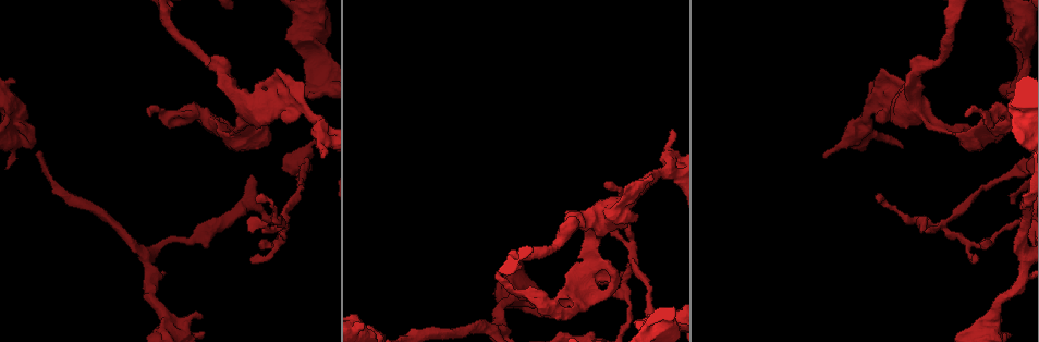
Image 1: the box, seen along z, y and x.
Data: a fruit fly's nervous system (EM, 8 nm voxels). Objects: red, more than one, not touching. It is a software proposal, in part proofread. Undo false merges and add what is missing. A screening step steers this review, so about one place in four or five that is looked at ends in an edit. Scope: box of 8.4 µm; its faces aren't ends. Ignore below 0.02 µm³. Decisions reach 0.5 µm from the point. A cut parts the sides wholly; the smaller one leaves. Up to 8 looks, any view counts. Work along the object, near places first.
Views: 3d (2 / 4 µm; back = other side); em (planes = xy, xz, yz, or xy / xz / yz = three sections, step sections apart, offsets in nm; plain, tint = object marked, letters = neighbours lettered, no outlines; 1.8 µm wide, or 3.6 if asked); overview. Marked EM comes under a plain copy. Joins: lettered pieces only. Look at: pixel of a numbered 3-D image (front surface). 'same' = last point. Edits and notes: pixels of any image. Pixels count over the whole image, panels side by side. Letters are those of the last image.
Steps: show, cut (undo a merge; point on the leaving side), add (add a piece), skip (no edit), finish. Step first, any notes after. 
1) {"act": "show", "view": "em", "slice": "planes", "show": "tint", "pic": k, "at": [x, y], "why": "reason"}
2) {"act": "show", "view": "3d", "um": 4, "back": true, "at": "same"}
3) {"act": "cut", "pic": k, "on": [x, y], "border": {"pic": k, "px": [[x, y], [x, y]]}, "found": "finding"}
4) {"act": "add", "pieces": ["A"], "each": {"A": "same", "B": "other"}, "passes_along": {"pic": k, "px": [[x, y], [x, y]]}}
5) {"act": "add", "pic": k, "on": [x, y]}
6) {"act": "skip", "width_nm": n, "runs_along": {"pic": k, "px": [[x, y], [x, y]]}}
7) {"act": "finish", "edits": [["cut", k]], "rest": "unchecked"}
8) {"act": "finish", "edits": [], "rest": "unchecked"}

{"act": "show", "view": "3d", "um": 2, "back": true, "pic": 1, "at": [965, 114], "why": "end of a long branch"}

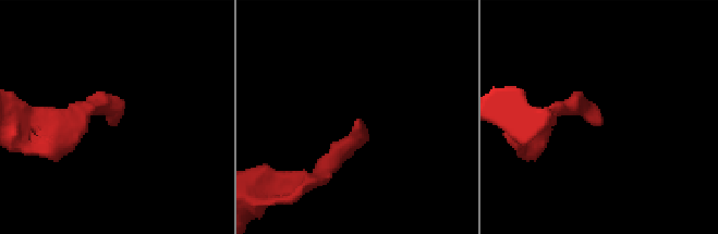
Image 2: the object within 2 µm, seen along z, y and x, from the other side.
{"act": "show", "view": "em", "slice": "xz", "step": 4, "show": "letters", "pic": 2, "at": [357, 122], "why": "need the tissue"}

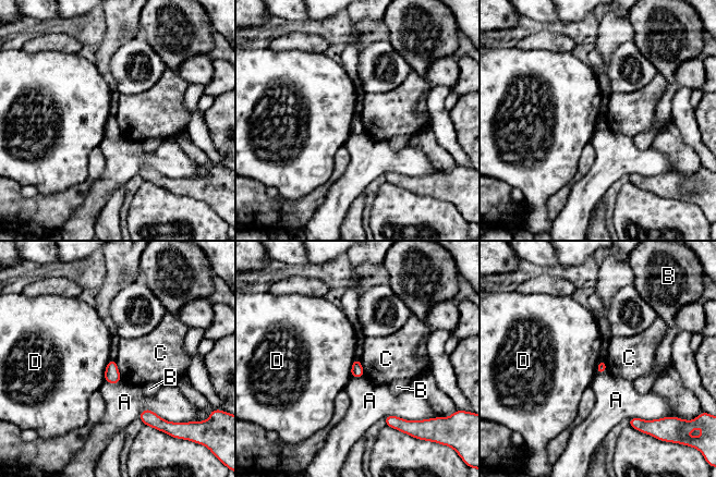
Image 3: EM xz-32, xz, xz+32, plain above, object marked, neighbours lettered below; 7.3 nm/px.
{"act": "skip", "each": {"A": "other", "B": "other", "C": "other", "D": "other"}, "border": {"pic": 3, "px": [[113, 359], [121, 379]]}, "found": "none of them fits"}

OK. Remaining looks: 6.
{"act": "show", "view": "em", "slice": "yz", "step": 16, "show": "letters", "pic": 1, "at": [627, 199], "why": "thick turns thin"}

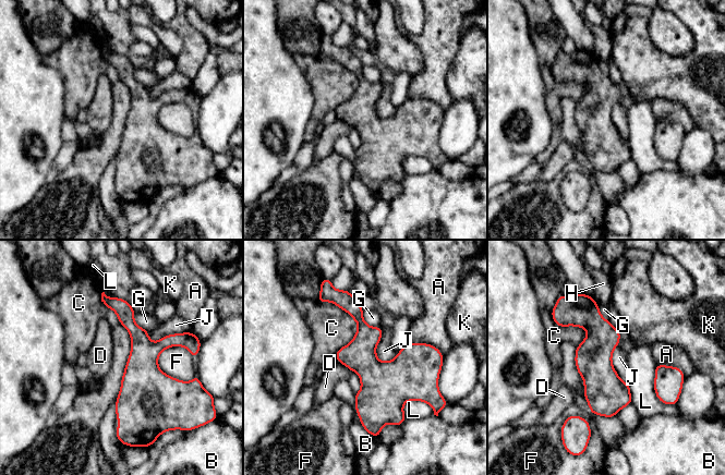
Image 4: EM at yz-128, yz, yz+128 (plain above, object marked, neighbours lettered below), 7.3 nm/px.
{"act": "show", "view": "em", "slice": "planes", "show": "letters", "at": "same", "why": "cut it another way"}

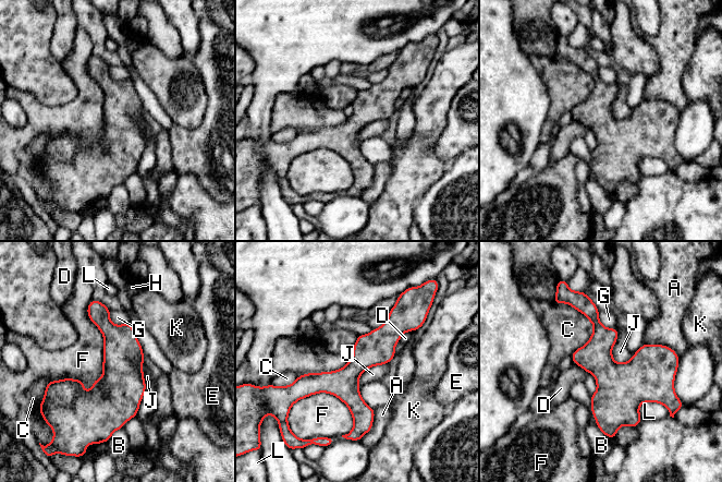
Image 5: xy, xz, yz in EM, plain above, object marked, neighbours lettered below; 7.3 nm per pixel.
{"act": "skip", "each": {"A": "other", "B": "other", "C": "other", "D": "other", "E": "other", "F": "other", "G": "other", "H": "other", "J": "other", "K": "other", "L": "other"}, "runs_along": {"pic": 5, "px": [[94, 302], [114, 336], [108, 429]]}, "found": "one cell here"}

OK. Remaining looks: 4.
{"act": "show", "view": "3d", "um": 4, "back": true, "pic": 1, "at": [943, 226], "why": "arms part here"}

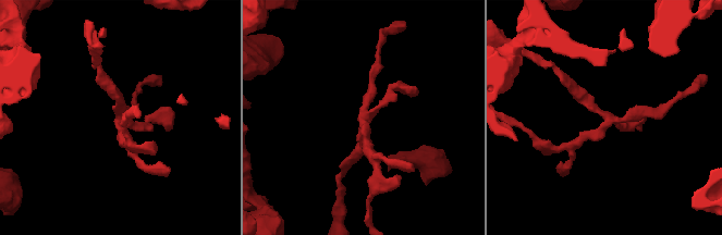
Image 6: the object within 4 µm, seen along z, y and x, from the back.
{"act": "show", "view": "em", "slice": "yz", "step": 16, "show": "tint", "pic": 6, "at": [364, 123]}

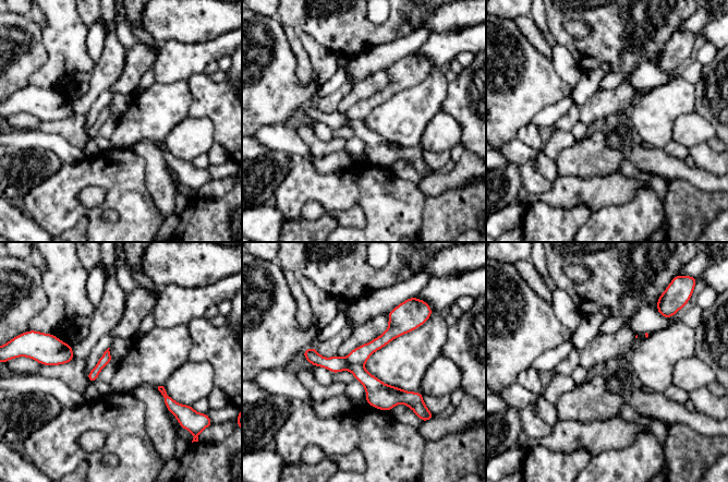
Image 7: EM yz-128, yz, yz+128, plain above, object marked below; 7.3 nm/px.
{"act": "show", "view": "em", "slice": "planes", "show": "letters", "at": "same"}

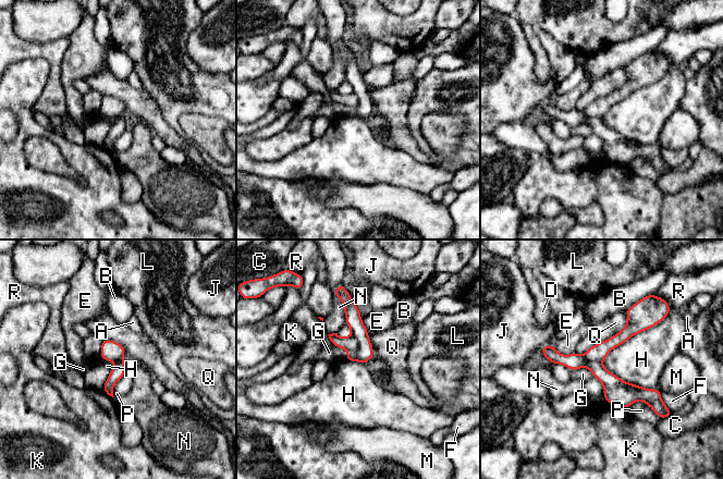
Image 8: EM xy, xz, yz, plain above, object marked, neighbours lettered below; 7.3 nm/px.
{"act": "cut", "pic": 8, "on": [351, 344], "longest_contact_nm": ["H", 600], "each": {"A": "other", "B": "other", "C": "other", "D": "other", "E": "other", "F": "other", "G": "other", "H": "other", "J": "other", "K": "other", "L": "other", "M": "other", "N": "other", "P": "other", "Q": "other", "R": "other"}, "found": "two cells meet here"}

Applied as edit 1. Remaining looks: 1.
{"act": "finish", "edits": [["cut", 8]], "rest": "unchecked"}

